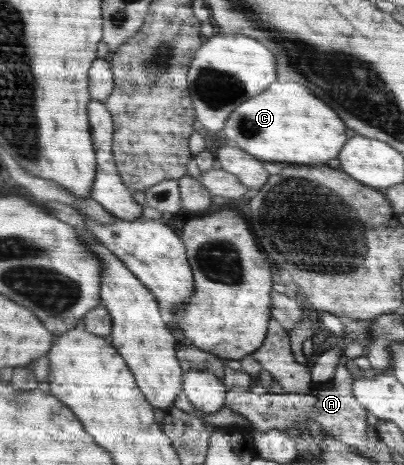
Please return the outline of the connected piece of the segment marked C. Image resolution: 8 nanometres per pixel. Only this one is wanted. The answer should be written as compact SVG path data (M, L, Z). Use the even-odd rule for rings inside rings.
M275 83L275 87L267 87L265 93L247 99L235 109L234 113L231 113L221 130L230 144L242 148L249 155L255 155L257 159L281 163L305 163L305 166L327 163L333 157L337 157L343 143L347 141L345 125L337 117L337 113L331 107L327 107L321 99L311 95L311 91L301 87L299 83Z

